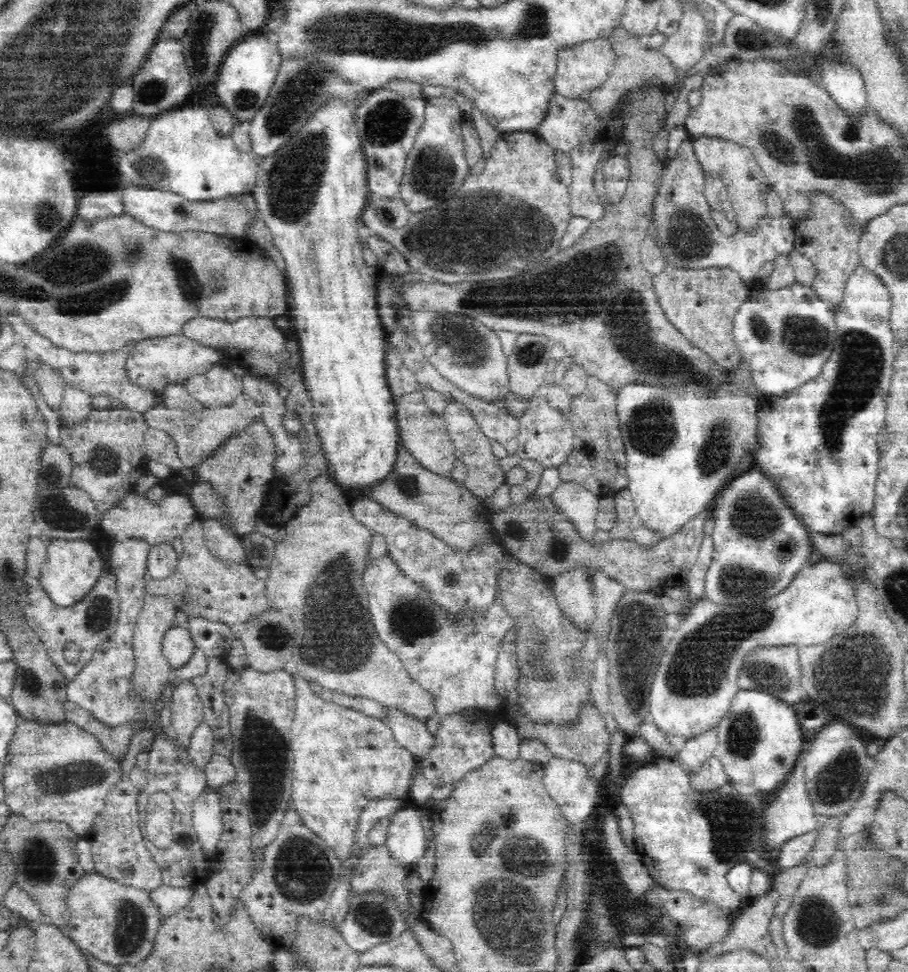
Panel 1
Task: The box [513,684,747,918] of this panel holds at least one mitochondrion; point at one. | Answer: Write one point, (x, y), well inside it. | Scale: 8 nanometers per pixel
(725, 841)

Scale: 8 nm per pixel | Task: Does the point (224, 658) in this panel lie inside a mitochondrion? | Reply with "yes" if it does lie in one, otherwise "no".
no

